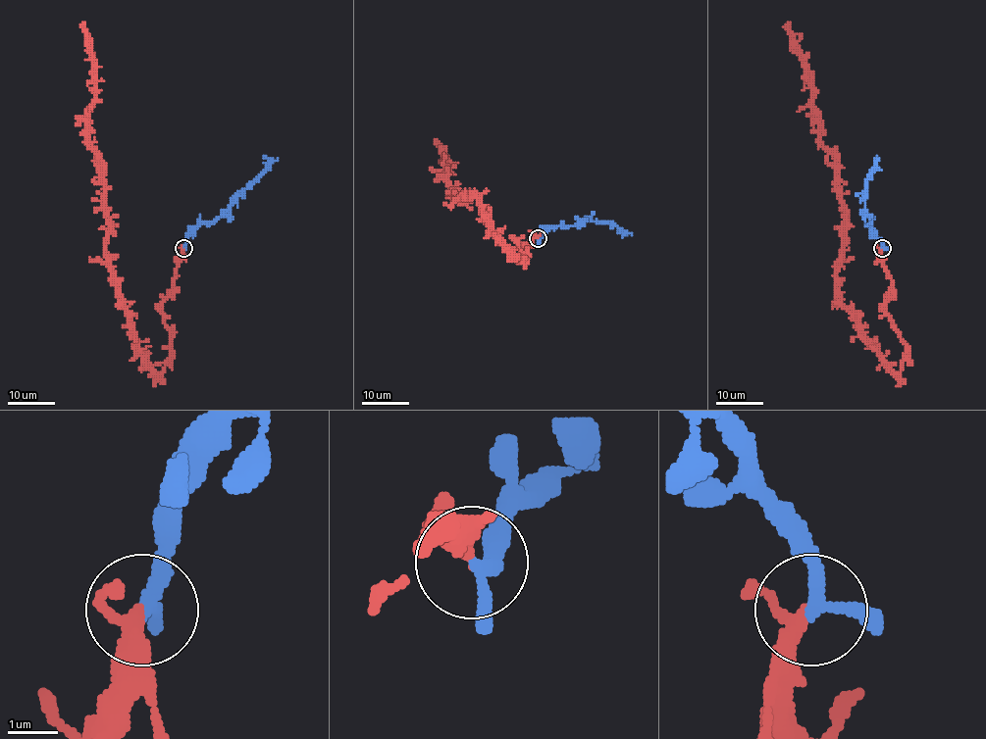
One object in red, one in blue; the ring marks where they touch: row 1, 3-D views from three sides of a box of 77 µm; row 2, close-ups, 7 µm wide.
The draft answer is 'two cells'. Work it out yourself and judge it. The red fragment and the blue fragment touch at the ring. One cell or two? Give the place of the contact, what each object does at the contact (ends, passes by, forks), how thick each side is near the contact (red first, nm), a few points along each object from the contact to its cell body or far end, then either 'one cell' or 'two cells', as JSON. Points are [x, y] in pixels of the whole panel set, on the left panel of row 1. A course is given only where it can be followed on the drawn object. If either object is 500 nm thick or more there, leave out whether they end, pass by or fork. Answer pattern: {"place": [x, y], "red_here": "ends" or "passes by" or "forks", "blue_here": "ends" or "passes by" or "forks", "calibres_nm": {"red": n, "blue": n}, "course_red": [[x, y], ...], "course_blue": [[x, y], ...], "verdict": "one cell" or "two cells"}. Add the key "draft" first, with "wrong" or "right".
{"draft": "wrong", "place": [183, 248], "red_here": "passes by", "blue_here": "passes by", "calibres_nm": {"red": 240, "blue": 240}, "course_red": [[183, 248], [162, 303], [170, 358], [159, 374], [133, 336], [106, 251], [82, 23]], "course_blue": [[183, 248], [193, 230], [216, 221], [266, 168], [269, 162], [263, 155]], "verdict": "one cell"}

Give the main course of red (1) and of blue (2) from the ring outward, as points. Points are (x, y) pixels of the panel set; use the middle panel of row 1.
1: (538, 238), (528, 248), (516, 242), (524, 264), (474, 196), (460, 201), (444, 179), (447, 162), (437, 145)
2: (538, 238), (555, 226), (576, 226), (582, 221), (612, 222), (623, 231), (617, 233)

